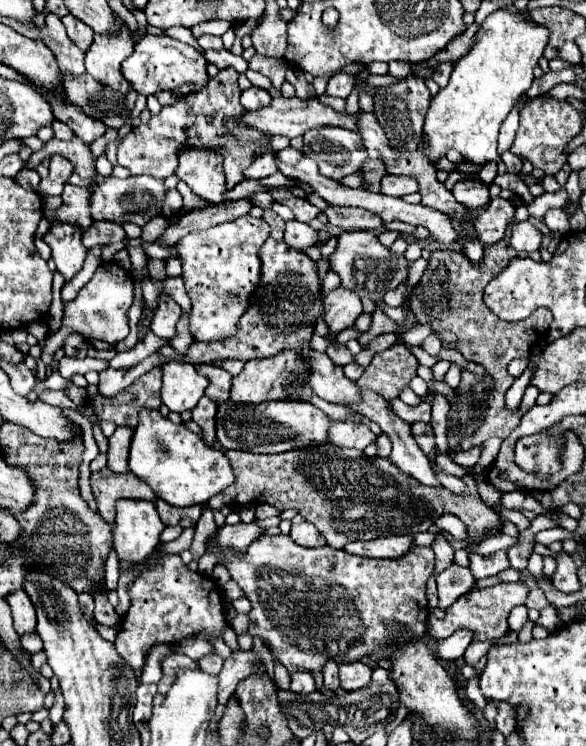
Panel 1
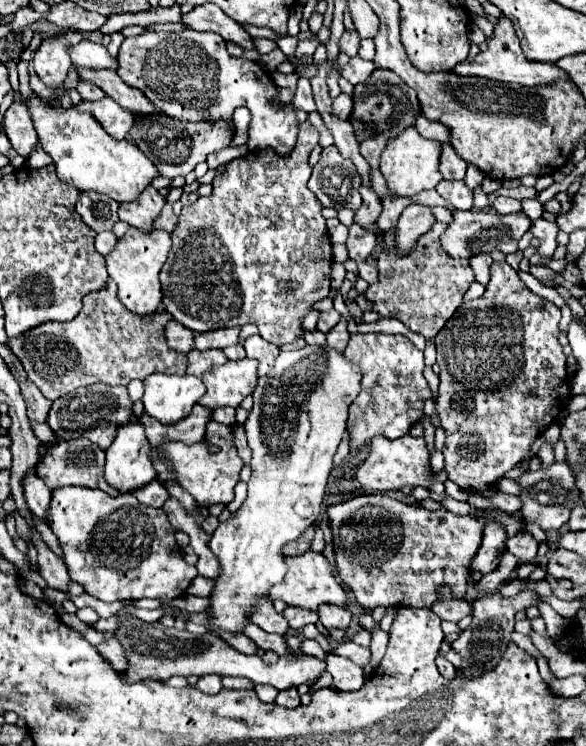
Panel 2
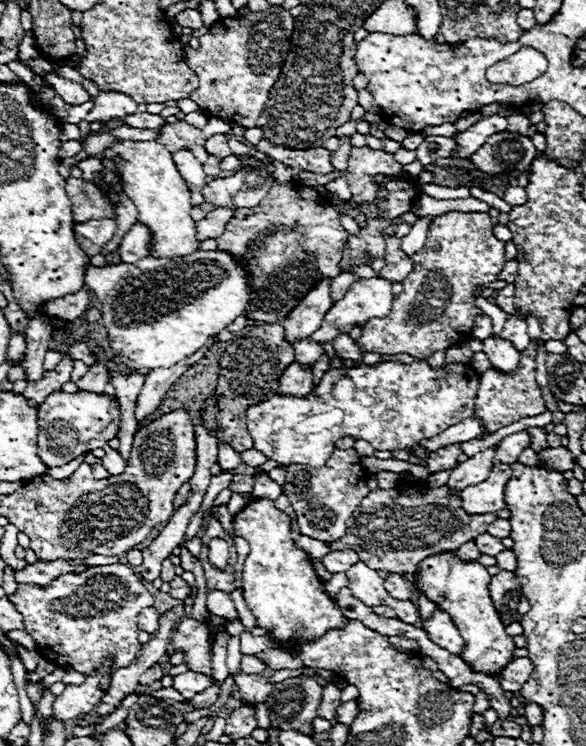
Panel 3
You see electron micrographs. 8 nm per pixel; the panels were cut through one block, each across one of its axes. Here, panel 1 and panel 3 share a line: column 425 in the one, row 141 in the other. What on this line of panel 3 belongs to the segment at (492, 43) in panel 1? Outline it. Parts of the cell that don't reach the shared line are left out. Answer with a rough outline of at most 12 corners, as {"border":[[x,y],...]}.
{"border":[[158,142],[108,150],[124,192],[150,228],[150,256],[200,248],[192,202],[172,154]]}

